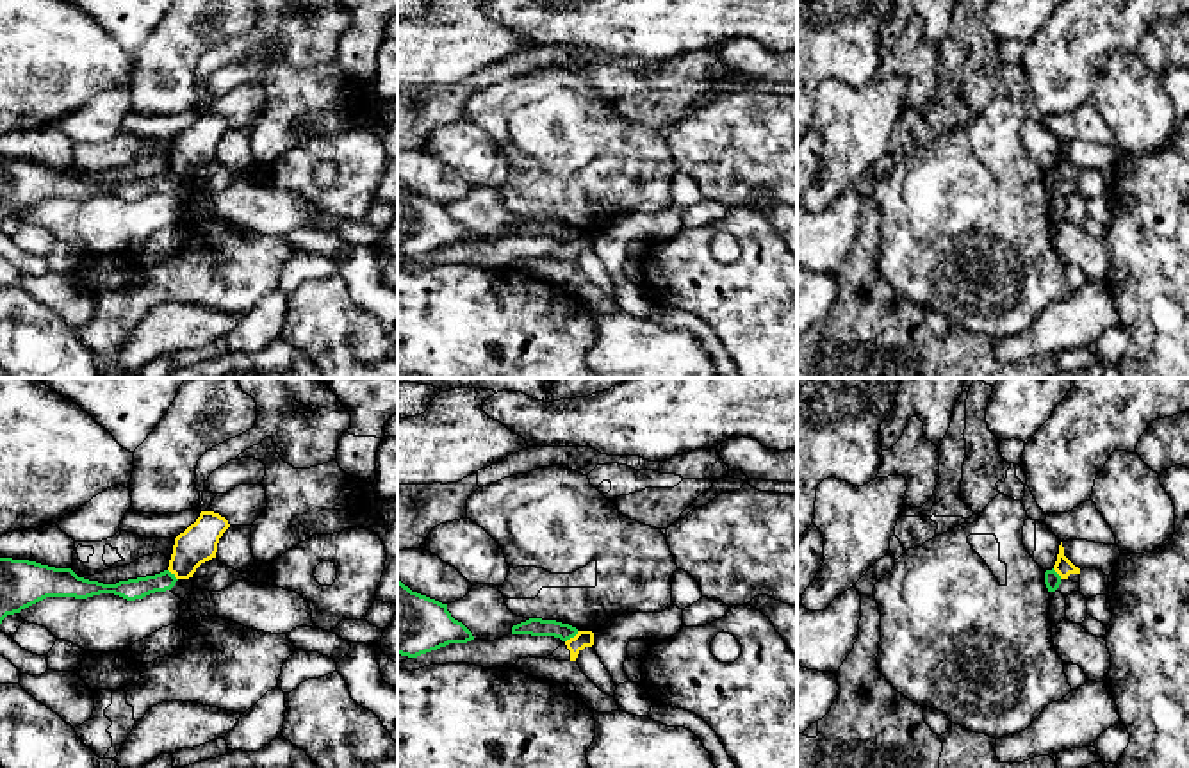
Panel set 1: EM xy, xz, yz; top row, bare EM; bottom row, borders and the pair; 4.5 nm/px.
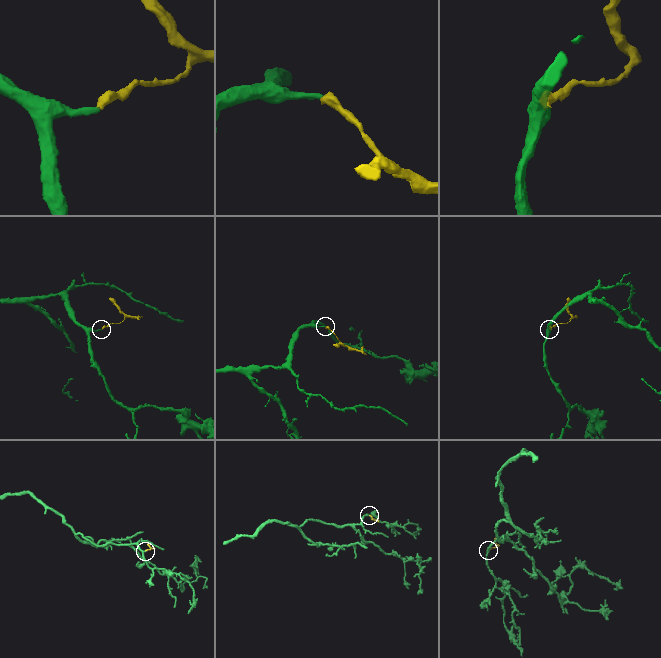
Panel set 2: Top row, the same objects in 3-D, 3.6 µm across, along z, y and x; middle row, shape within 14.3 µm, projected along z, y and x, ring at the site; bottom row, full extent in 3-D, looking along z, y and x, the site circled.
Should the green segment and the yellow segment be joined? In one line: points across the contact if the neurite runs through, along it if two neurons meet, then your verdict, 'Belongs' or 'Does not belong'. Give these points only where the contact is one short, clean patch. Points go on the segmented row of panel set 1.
Boundary: xz (578, 631), (565, 642). Does not belong

